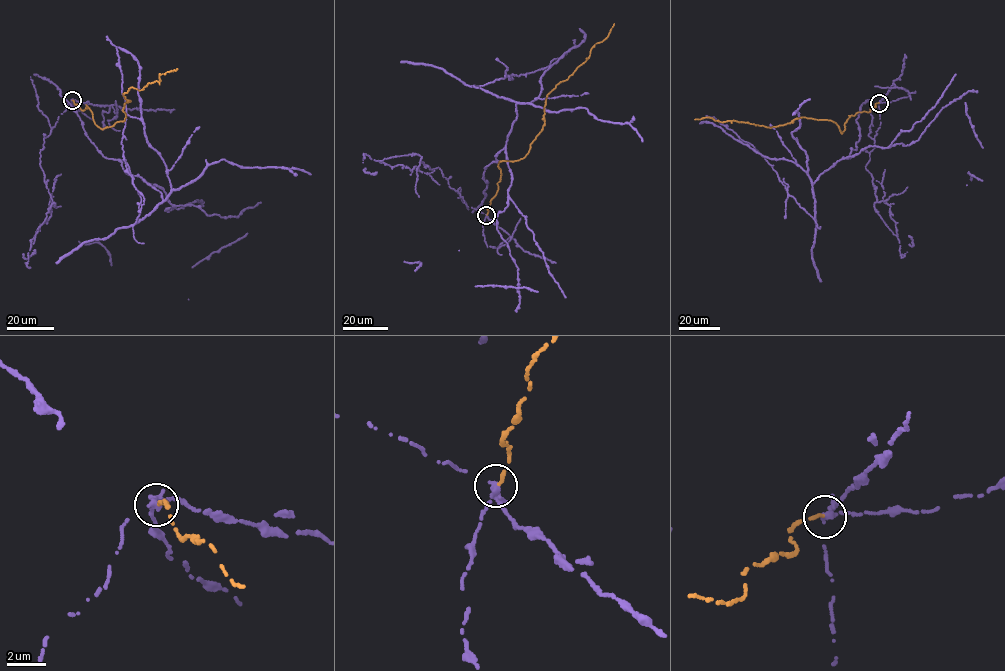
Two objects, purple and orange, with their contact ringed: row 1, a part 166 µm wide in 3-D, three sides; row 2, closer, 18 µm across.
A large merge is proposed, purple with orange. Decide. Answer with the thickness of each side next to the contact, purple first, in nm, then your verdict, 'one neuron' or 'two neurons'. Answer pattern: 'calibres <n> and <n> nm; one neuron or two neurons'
calibres 220 and 200 nm; two neurons

